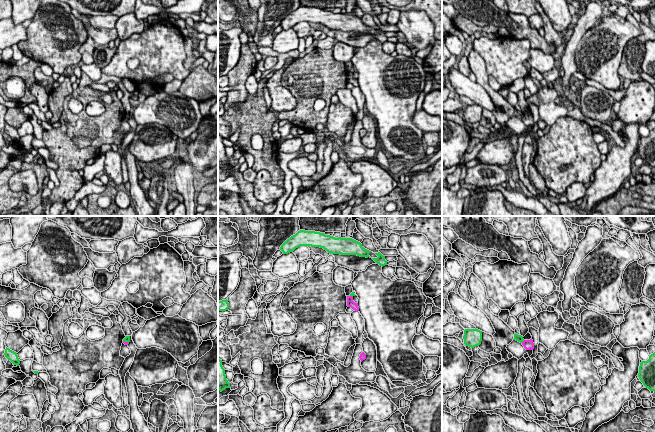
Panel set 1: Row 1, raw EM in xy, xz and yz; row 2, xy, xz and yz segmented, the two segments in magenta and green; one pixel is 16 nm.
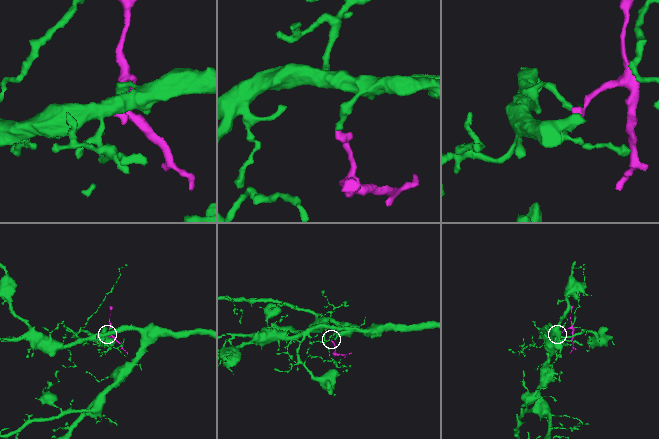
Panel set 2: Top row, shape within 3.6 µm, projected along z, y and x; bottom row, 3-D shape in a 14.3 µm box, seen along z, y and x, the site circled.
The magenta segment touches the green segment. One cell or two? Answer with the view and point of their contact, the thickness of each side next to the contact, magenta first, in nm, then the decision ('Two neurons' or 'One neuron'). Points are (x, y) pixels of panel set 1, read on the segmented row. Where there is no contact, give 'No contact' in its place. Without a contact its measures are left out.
Touches magenta at yz (523, 341). Thickness 160 nm (magenta) against 120 nm. Two neurons

